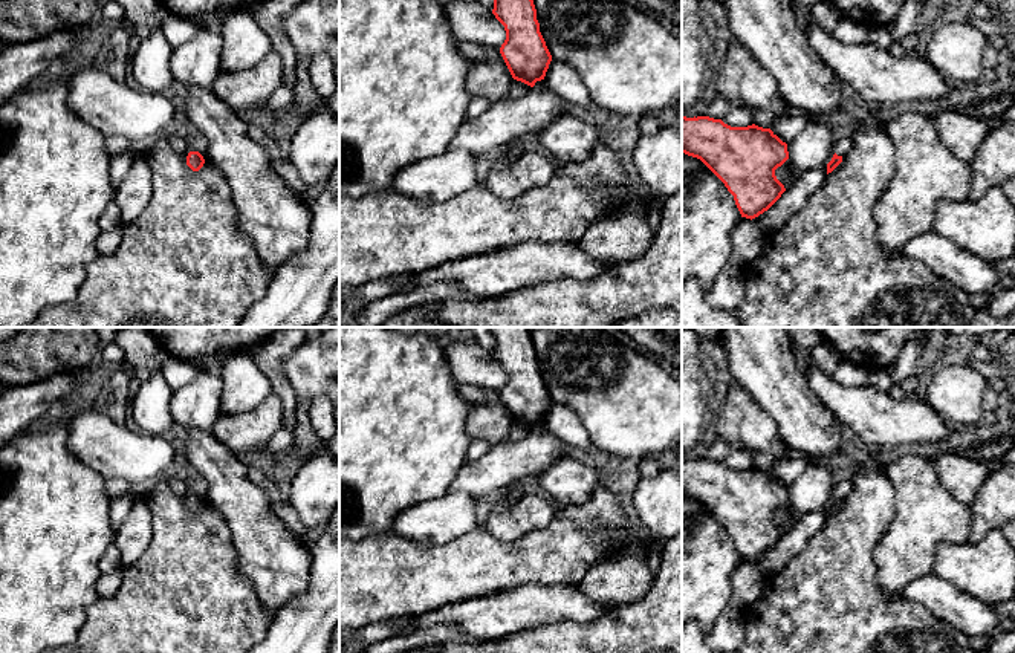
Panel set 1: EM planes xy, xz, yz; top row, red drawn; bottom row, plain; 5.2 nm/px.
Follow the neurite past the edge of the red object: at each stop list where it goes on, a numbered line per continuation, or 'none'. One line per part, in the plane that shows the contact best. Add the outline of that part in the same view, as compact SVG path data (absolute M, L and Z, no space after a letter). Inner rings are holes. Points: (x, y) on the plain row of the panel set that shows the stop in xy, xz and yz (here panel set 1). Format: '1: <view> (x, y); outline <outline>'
none

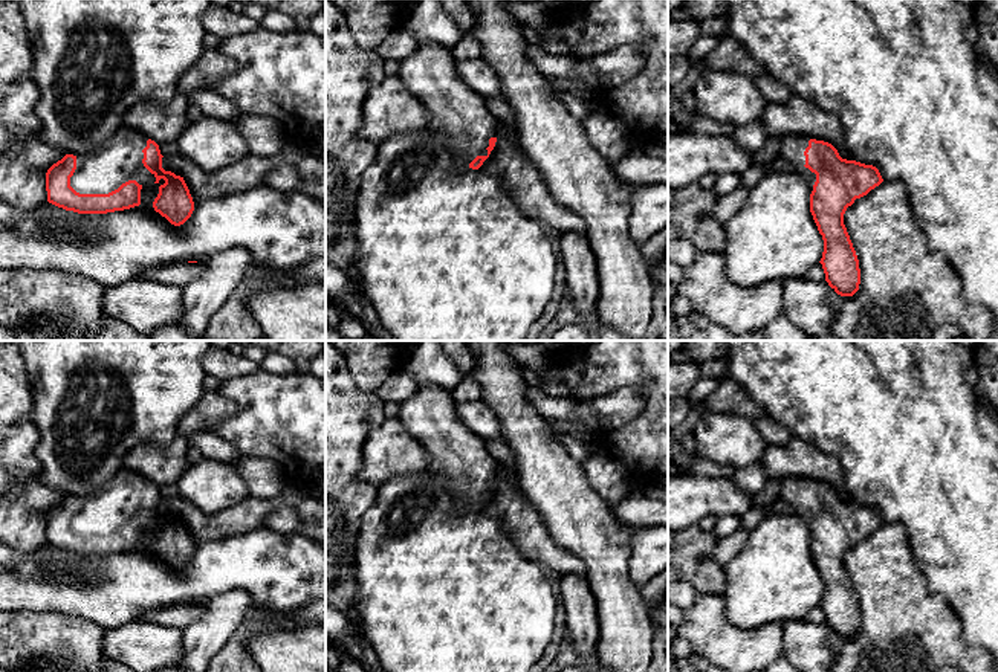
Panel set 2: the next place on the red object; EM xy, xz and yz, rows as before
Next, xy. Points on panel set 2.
1: xy (118, 503); outline M122 473L96 493L76 498L70 528L79 536L109 536L128 522L154 525L156 519L142 506L148 480L138 473Z

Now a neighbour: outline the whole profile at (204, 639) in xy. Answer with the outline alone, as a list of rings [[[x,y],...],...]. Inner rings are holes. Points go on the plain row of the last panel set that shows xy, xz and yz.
[[[240,590],[220,594],[206,603],[206,612],[182,631],[180,672],[206,672],[209,660],[225,646],[254,606]]]

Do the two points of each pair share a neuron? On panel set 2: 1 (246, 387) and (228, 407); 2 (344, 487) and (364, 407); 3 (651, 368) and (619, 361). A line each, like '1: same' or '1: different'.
1: different
2: same
3: same

